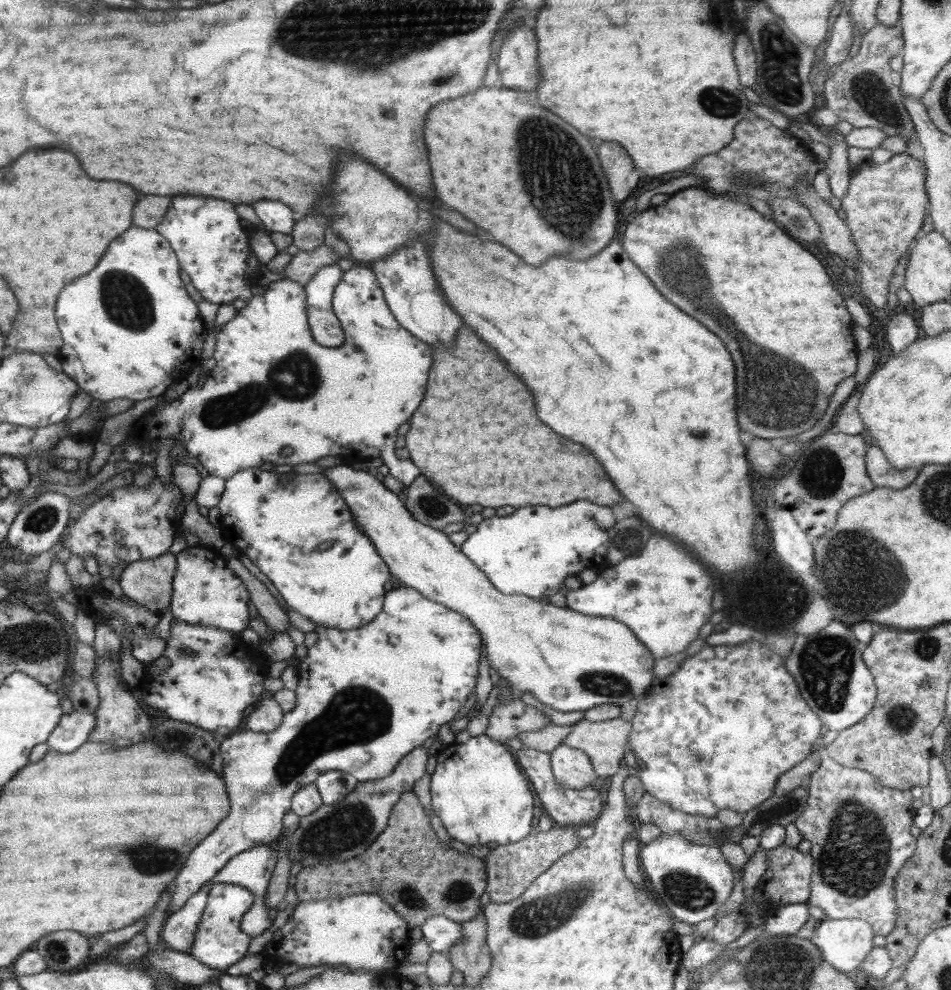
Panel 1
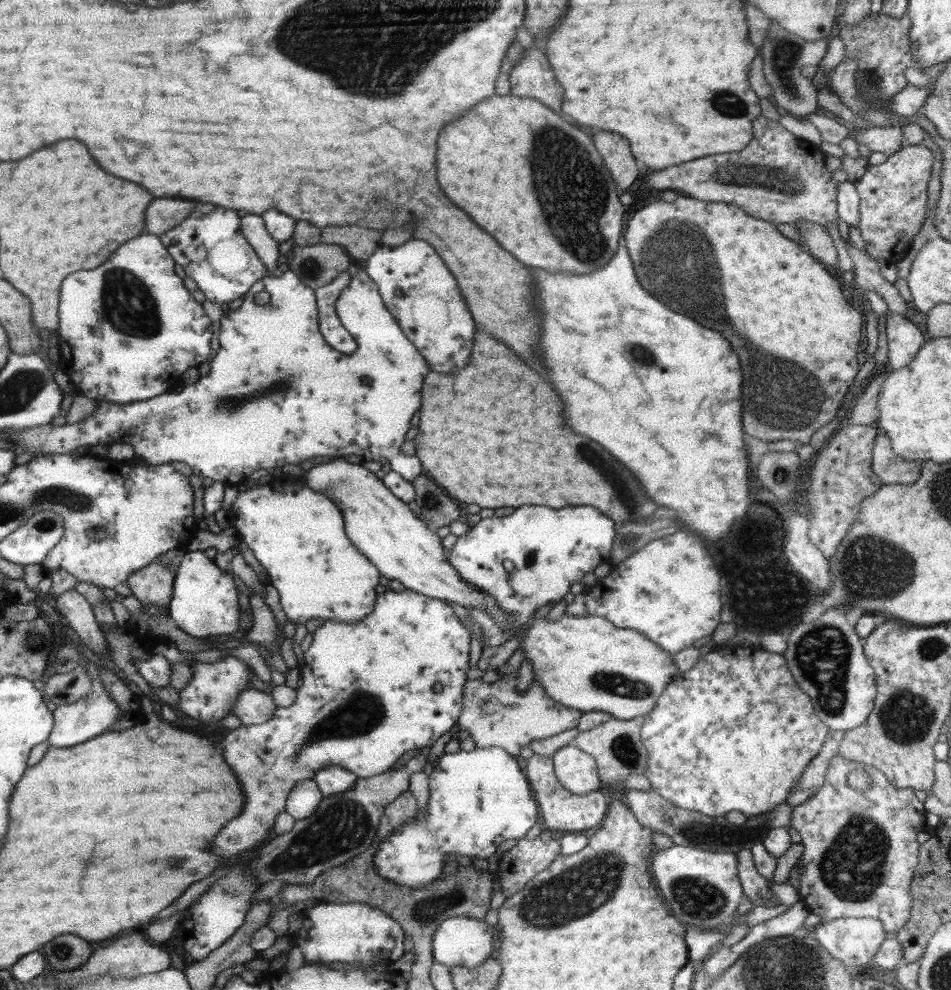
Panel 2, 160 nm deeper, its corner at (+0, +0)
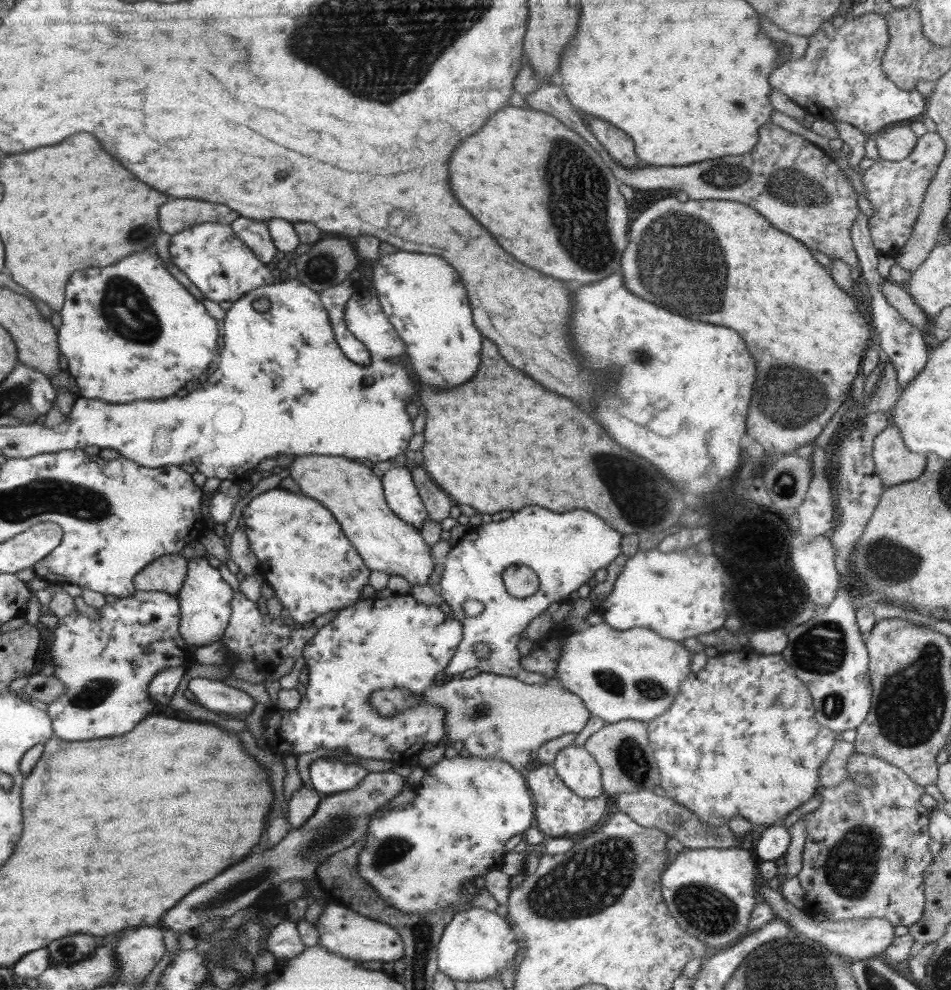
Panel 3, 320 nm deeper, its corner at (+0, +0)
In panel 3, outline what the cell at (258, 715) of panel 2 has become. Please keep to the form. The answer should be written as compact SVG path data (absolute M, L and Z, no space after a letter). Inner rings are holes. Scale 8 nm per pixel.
M196 677L191 678L187 689L201 706L215 713L249 716L256 704L250 695L228 681Z

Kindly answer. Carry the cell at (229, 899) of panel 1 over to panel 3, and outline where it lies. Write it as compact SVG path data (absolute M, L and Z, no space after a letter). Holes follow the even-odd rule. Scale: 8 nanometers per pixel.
M282 920L270 929L268 939L266 939L266 949L278 961L283 962L294 958L307 948L296 927L297 923L295 922Z

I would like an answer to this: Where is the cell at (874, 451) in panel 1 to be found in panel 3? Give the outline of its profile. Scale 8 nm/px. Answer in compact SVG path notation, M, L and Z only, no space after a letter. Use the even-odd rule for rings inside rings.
M889 424L873 438L871 455L876 475L885 487L914 481L926 469L926 457L906 446L896 425Z

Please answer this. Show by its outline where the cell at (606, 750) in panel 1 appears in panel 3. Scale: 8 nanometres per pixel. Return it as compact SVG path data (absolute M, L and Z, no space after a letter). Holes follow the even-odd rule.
M638 721L606 723L588 737L583 747L596 759L601 781L607 795L653 790L661 781L659 768L649 745L647 725Z

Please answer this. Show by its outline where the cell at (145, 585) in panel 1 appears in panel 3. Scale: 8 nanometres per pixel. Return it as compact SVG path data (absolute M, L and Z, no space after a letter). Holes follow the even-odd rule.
M165 554L147 564L133 578L136 590L162 591L171 595L180 592L187 573L187 560L181 555Z

